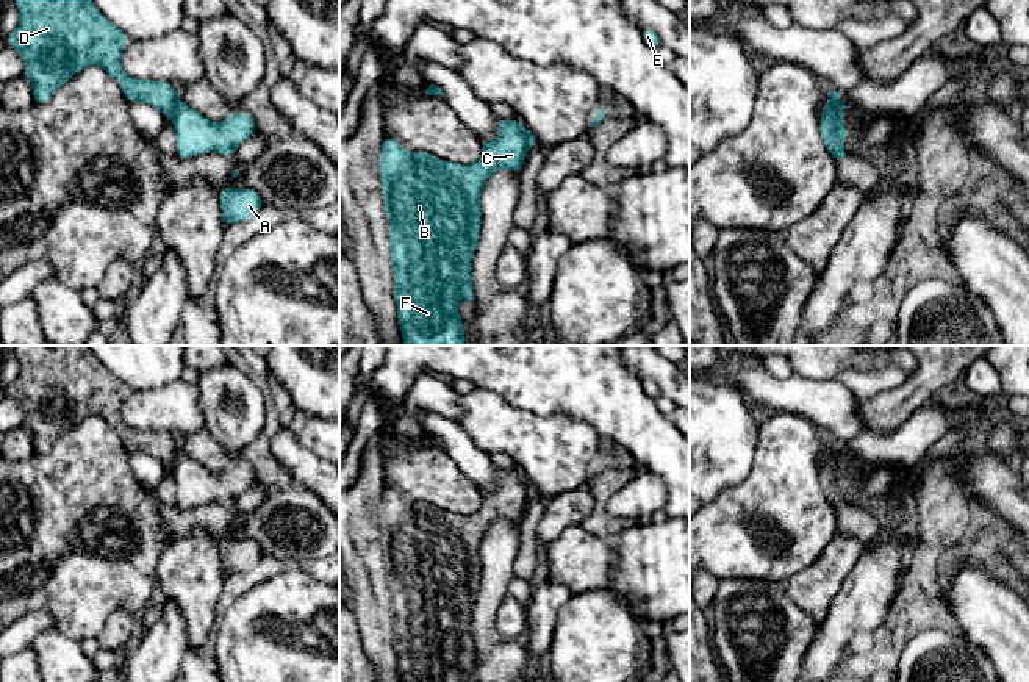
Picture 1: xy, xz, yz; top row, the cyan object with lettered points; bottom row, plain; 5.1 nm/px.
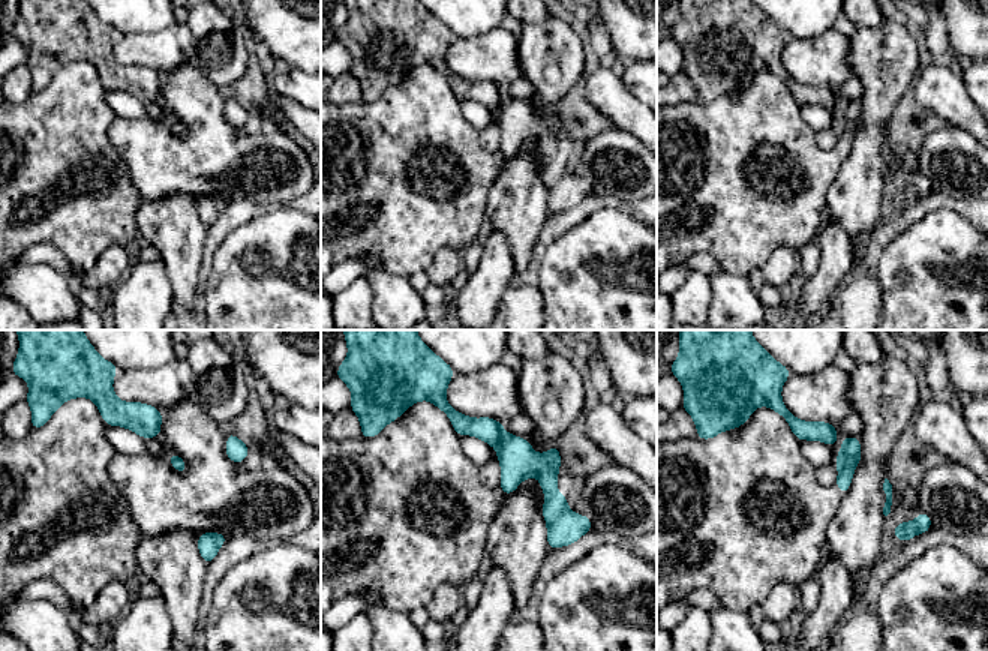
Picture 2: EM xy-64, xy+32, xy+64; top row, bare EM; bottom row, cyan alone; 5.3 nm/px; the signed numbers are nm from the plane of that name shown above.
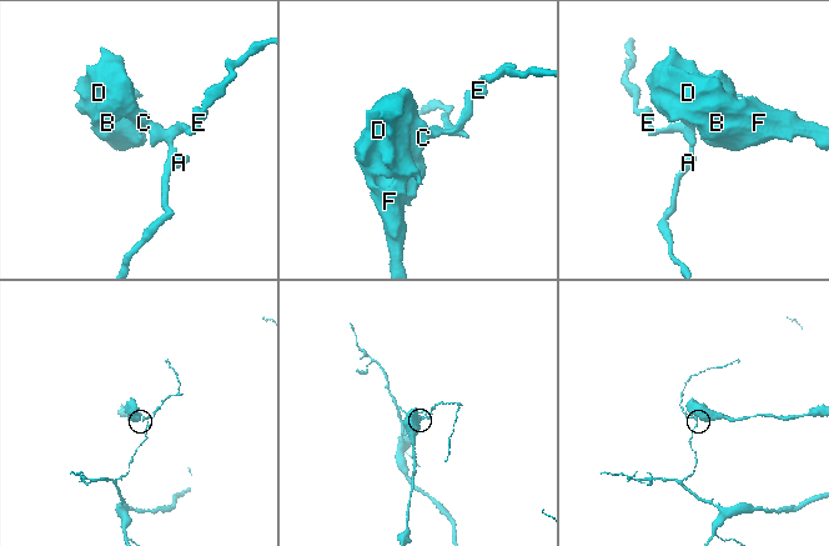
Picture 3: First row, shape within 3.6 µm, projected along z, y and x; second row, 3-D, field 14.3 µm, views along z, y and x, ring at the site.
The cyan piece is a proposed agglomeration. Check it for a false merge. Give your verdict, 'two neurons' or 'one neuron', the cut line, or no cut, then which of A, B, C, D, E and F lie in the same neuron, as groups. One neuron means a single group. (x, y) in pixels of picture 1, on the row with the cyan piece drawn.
two neurons | xy (179, 100), (169, 116) | A E / B C D F

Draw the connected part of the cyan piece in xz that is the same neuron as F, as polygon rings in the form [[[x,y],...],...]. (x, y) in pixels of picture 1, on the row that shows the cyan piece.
[[[497,119],[497,127],[499,136],[494,141],[482,139],[482,156],[472,164],[443,161],[428,152],[407,152],[391,136],[382,142],[382,153],[378,156],[380,181],[383,185],[385,211],[391,222],[388,238],[394,271],[393,294],[397,303],[397,319],[403,346],[464,346],[464,321],[458,316],[458,303],[466,294],[469,296],[469,302],[475,300],[471,282],[471,261],[482,222],[479,199],[493,172],[499,169],[519,172],[530,147],[521,120]]]

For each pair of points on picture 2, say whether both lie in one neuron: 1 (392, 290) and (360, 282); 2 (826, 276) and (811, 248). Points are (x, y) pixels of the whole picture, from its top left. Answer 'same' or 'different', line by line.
1: different
2: different

